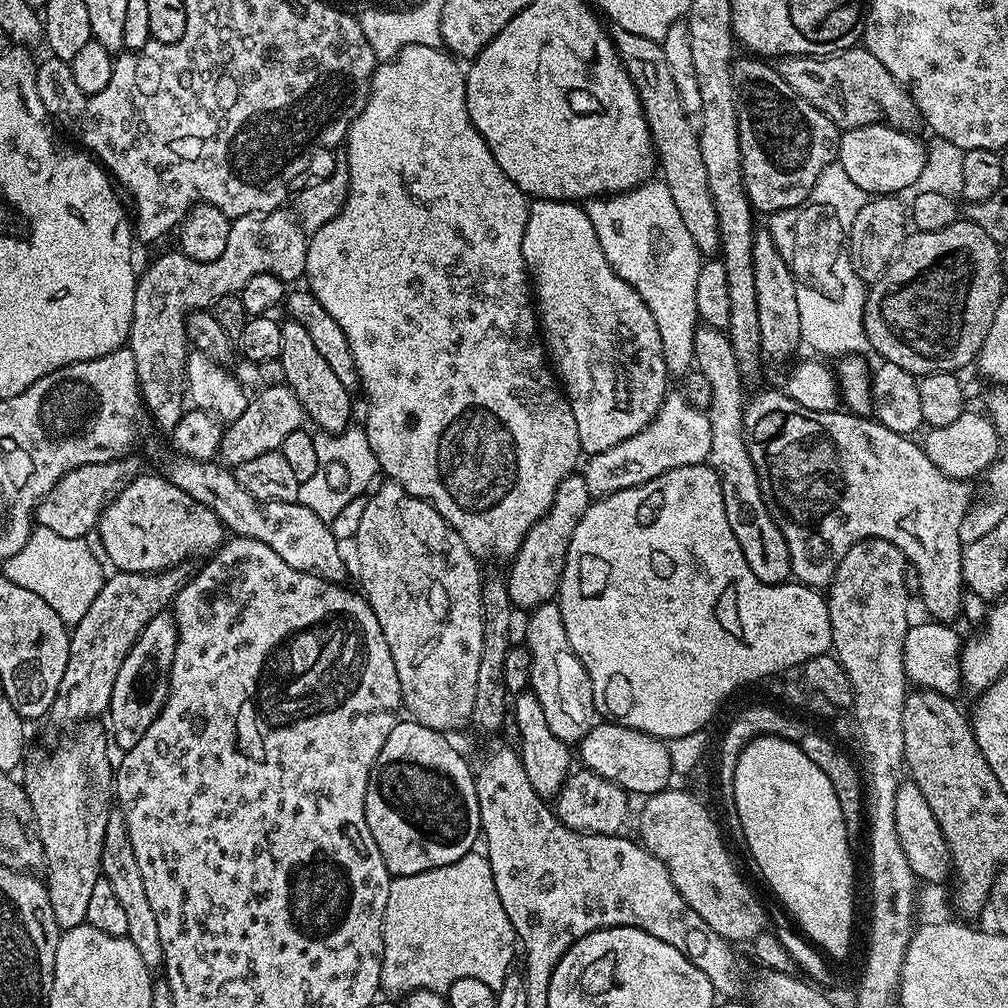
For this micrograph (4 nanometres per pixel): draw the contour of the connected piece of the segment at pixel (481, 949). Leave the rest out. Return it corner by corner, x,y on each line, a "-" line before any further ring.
473,850
467,852
458,862
450,862
450,866
438,866
434,870
426,870
422,874
410,874
398,876
390,882
390,898
386,898
386,914
384,915
384,957
382,958
382,970
380,971
380,986
386,993
400,992
407,994
414,990
432,990
434,992
447,993
454,982
460,978
479,978
491,988
501,988
513,967
512,955
518,952
518,941
514,926
510,926
510,918
506,918
506,910
502,910
502,901
498,899
498,890
494,890
494,874
490,870
490,862
483,851

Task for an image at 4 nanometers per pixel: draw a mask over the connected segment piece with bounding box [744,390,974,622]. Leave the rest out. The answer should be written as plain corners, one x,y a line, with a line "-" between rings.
778,390
778,392
760,392
756,397
749,399
747,401
746,407
744,409
744,433
746,434
746,446
750,450
750,458
754,462
754,470
758,474
758,482
762,486
762,498
766,502
766,506
768,507
768,512
774,518
774,522
778,526
778,530
782,530
782,538
786,538
786,546
790,546
790,562
792,563
792,576
795,577
797,581
801,585
807,586
812,590
824,590
827,589
828,585
832,583
832,579
834,578
834,574
838,570
838,562
842,558
846,558
846,550
850,550
850,546
854,546
858,542
862,542
863,540
877,539
877,540
885,540
886,542
890,542
894,546
898,546
898,550
904,556
905,561
911,567
914,567
918,570
918,574
920,575
920,590
918,593
919,599
924,599
924,608
929,612
931,619
936,622
952,622
952,619
955,618
956,615
960,612
960,603
963,602
964,596
966,597
966,589
964,587
964,579
962,578
962,554
964,553
964,549
961,545
958,536
958,528
962,523
962,518
968,514
970,507
972,507
974,501
974,493
972,494
973,485
969,483
967,480
955,480
954,478
950,478
946,474
942,474
942,470
938,470
938,466
934,466
934,462
930,462
930,458
926,458
926,454
924,453
923,447
919,443
915,444
915,439
899,436
894,430
886,430
886,426
882,426
878,423
874,418
869,418
868,416
854,416
851,412
847,410
835,410
831,412
815,412
814,410
808,410
805,406
800,406
798,402
794,401
793,398
787,395
784,390

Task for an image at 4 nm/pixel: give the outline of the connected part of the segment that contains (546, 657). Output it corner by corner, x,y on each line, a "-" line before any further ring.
549,602
533,608
527,616
524,646
531,655
529,689
538,698
545,713
546,724
554,736
569,746
578,744
593,728
598,718
598,698
593,694
589,672
573,653
566,636
566,625
562,623
559,603

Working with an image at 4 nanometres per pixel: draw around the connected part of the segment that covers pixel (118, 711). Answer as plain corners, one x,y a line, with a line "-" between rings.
171,611
159,612
142,630
142,634
134,642
134,646
126,654
122,662
122,670
118,670
118,678
114,678
114,694
110,705
110,717
112,716
112,728
110,724
110,736
120,747
121,753
129,752
134,746
138,746
138,738
150,730
150,722
158,718
158,714
164,709
164,703
168,701
168,683
170,682
170,666
174,660
174,650
178,642
178,630
176,629
176,617

